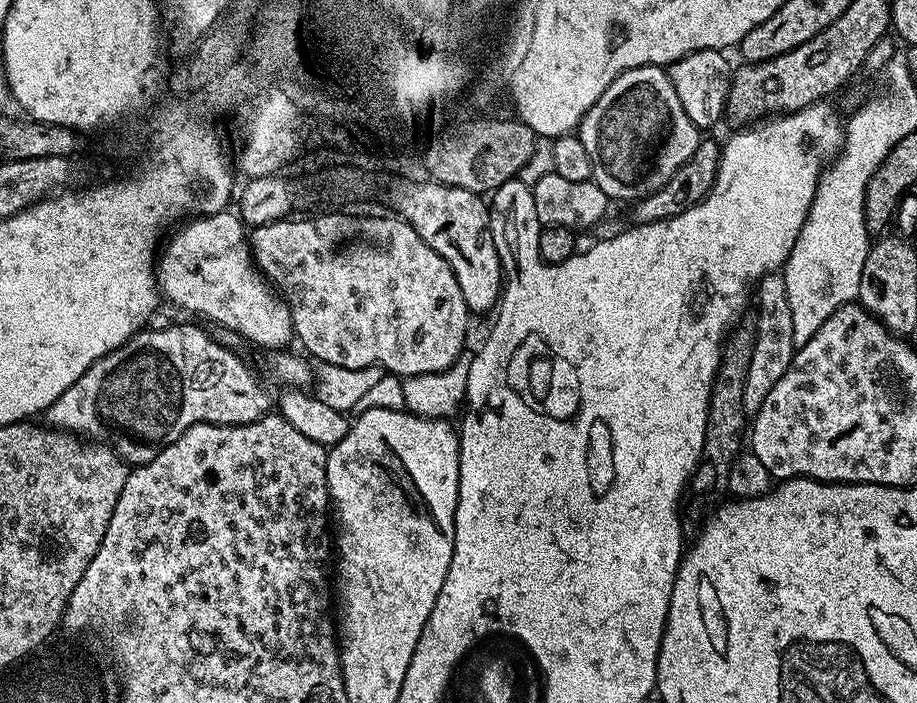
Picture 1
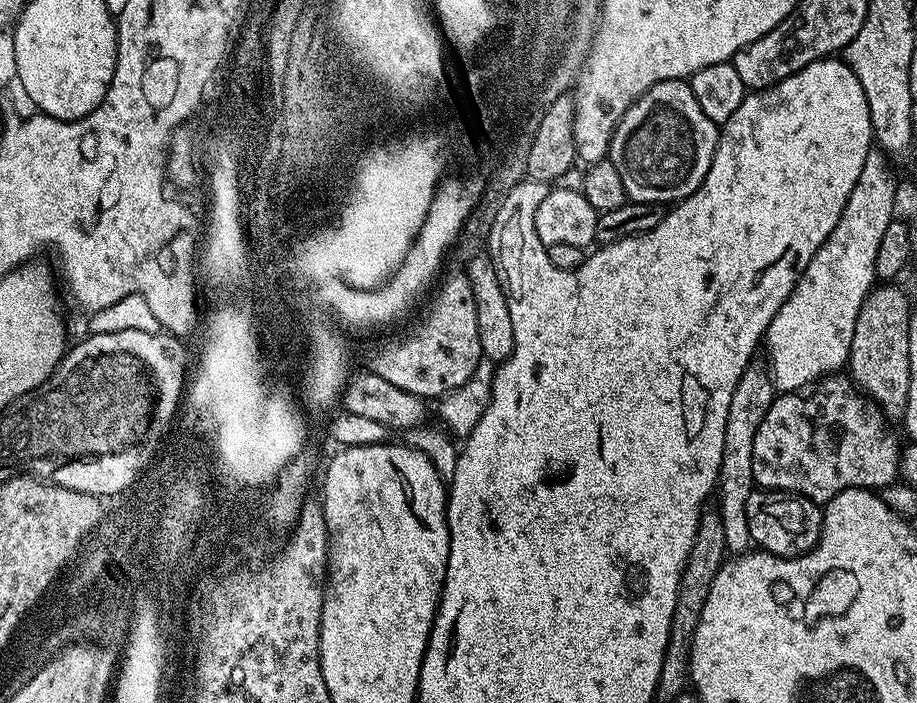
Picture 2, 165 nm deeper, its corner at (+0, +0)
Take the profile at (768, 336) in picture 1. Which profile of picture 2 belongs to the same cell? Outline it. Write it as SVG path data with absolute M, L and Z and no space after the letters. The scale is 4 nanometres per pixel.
M749 364L742 378L738 378L734 398L730 398L730 406L726 410L726 438L722 438L722 466L718 481L718 511L722 518L725 549L732 554L749 551L752 544L750 526L746 526L746 502L757 487L754 478L754 434L758 434L758 426L762 426L762 418L766 418L766 410L770 410L774 399L771 375L766 371L765 365L761 364Z

